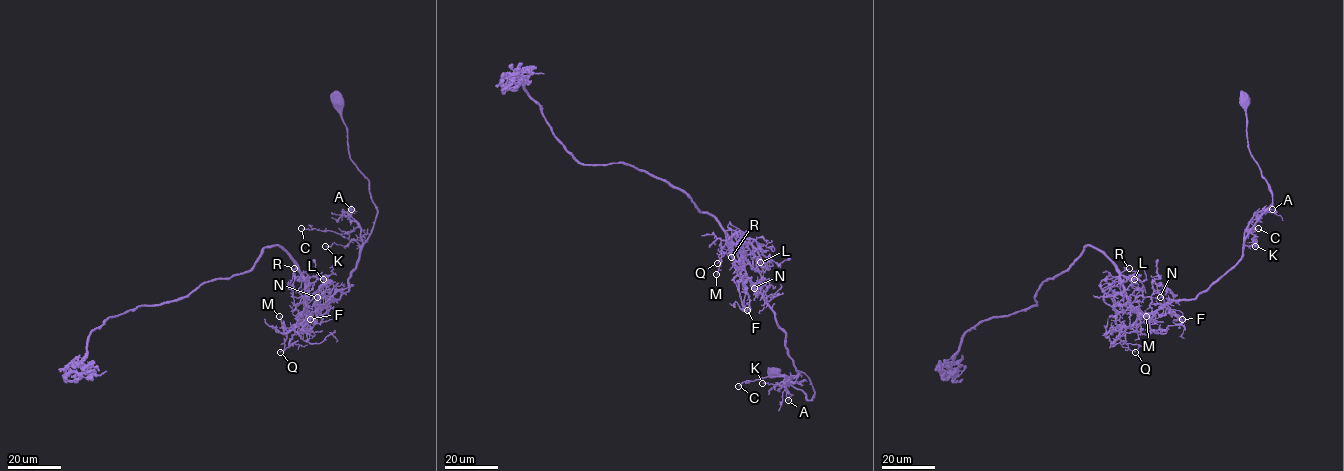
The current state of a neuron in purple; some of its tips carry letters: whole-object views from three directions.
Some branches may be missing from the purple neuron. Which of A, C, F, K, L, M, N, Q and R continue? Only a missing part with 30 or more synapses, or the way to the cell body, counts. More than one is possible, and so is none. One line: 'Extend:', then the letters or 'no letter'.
Extend: no letter

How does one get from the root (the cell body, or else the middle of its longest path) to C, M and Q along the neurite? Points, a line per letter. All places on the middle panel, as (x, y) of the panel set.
C: (772, 372), (784, 374), (808, 400), (812, 397), (810, 380), (800, 372), (790, 376), (746, 380), (738, 386)
M: (772, 372), (812, 397), (774, 310), (728, 242), (716, 274)
Q: (772, 372), (812, 397), (774, 310), (743, 266), (726, 253), (717, 263)

